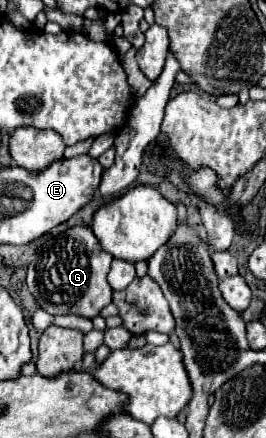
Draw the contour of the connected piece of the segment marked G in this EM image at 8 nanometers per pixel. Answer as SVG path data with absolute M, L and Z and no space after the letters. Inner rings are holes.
M75 226L49 238L37 248L35 260L27 268L27 288L37 300L39 308L59 316L77 314L83 318L95 318L99 312L111 304L111 286L107 282L109 266L113 256L103 252L91 228Z

